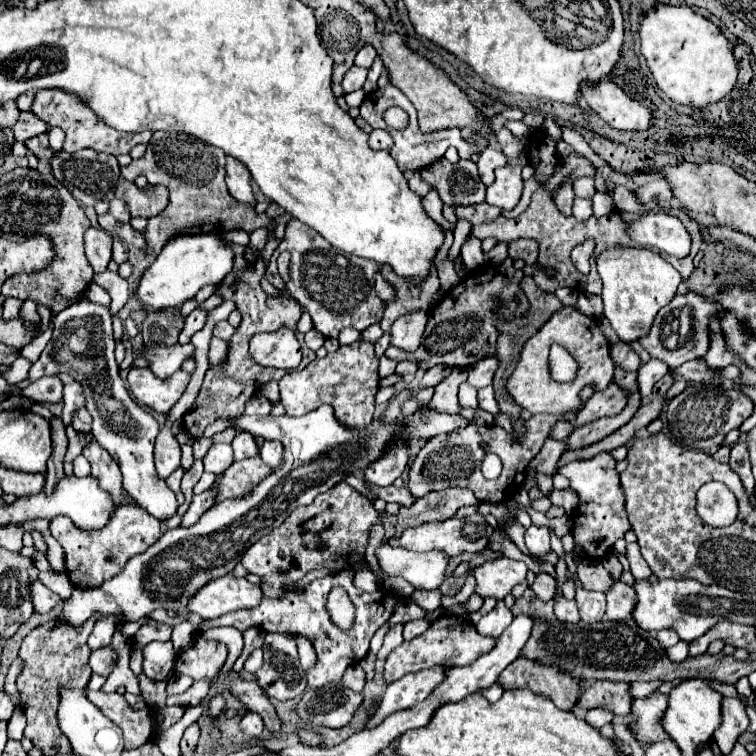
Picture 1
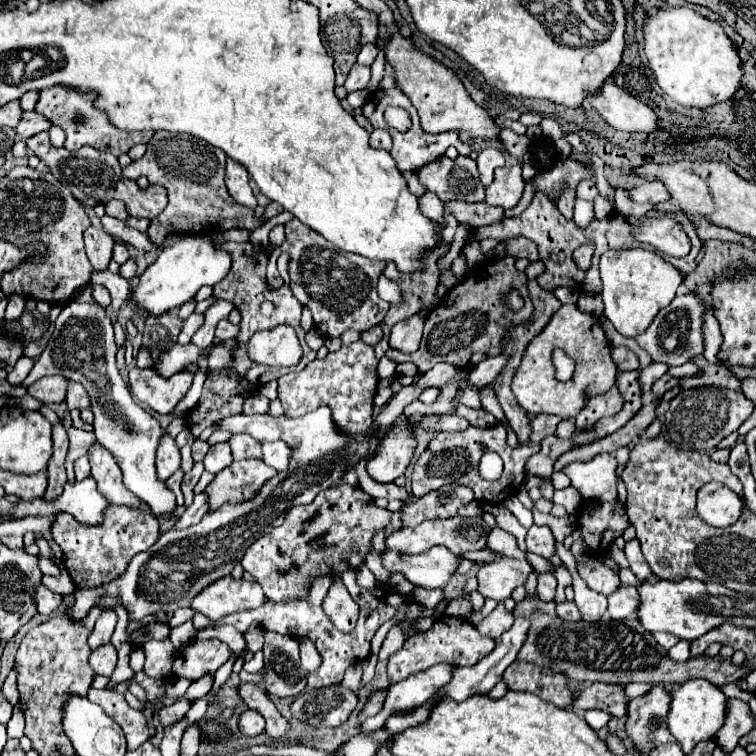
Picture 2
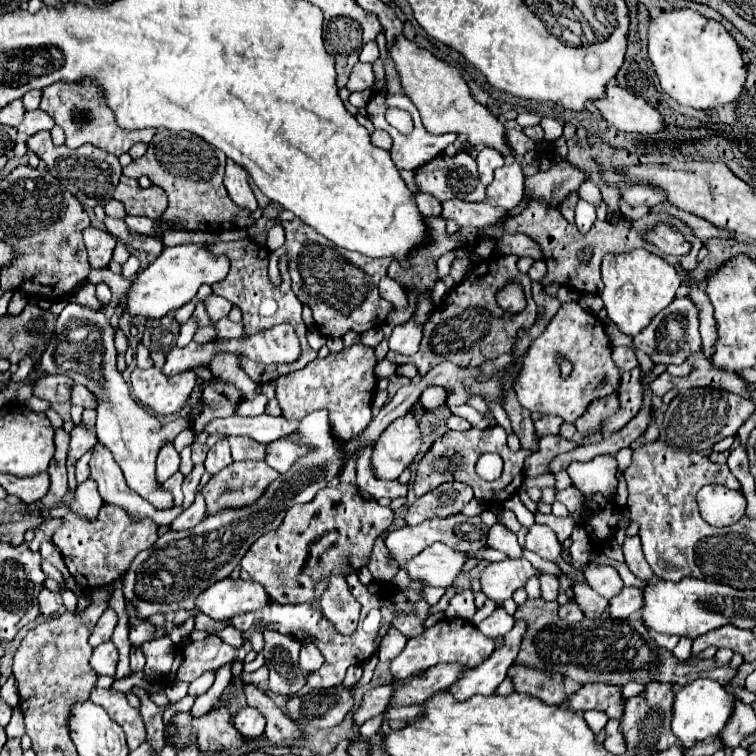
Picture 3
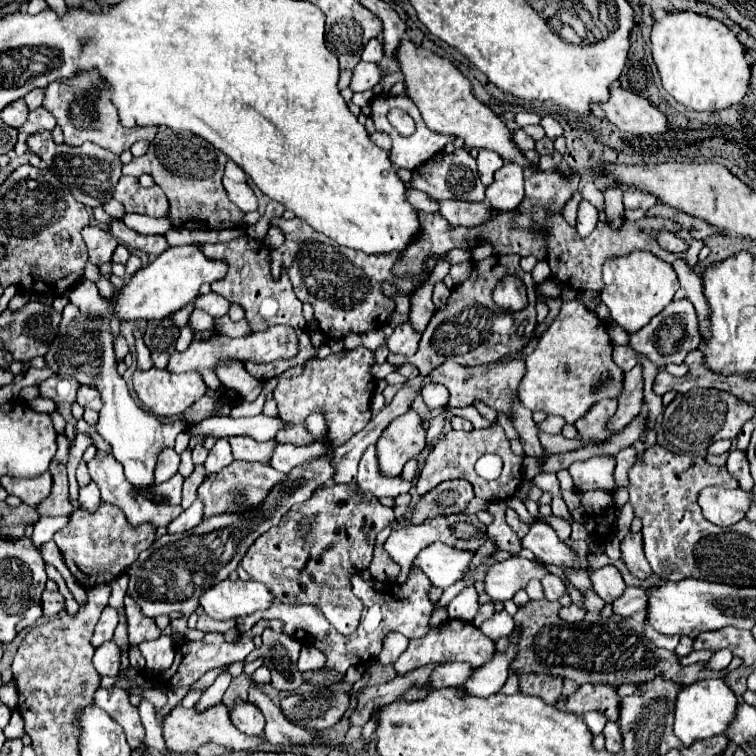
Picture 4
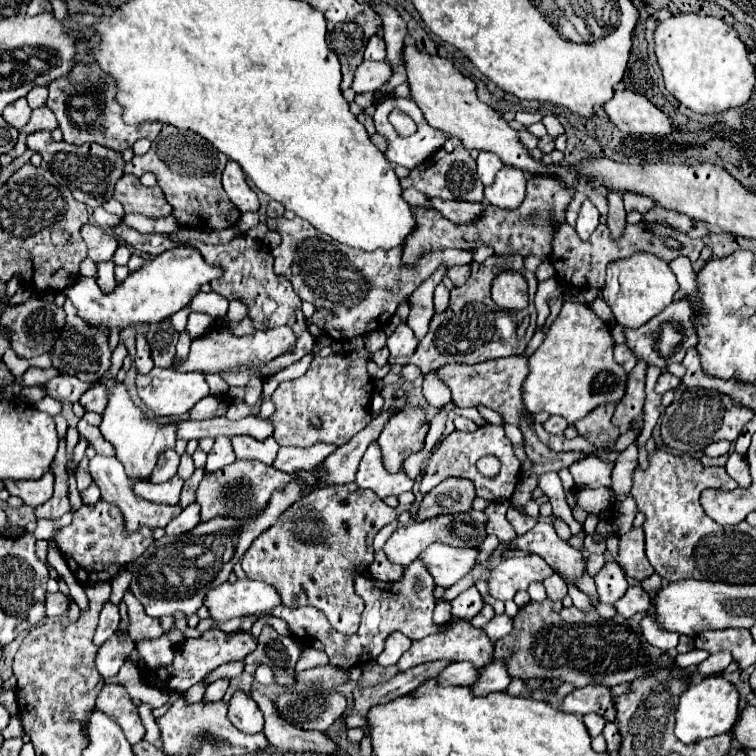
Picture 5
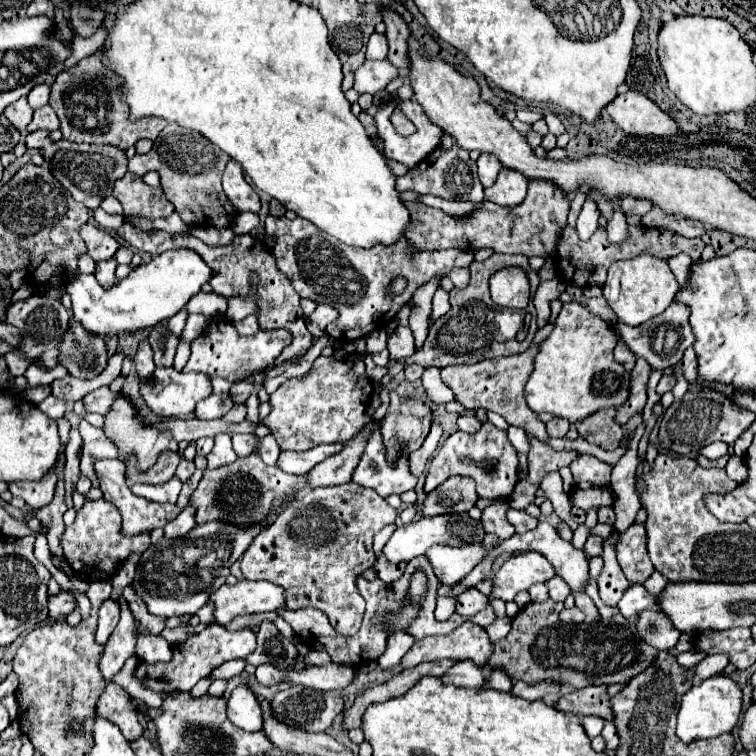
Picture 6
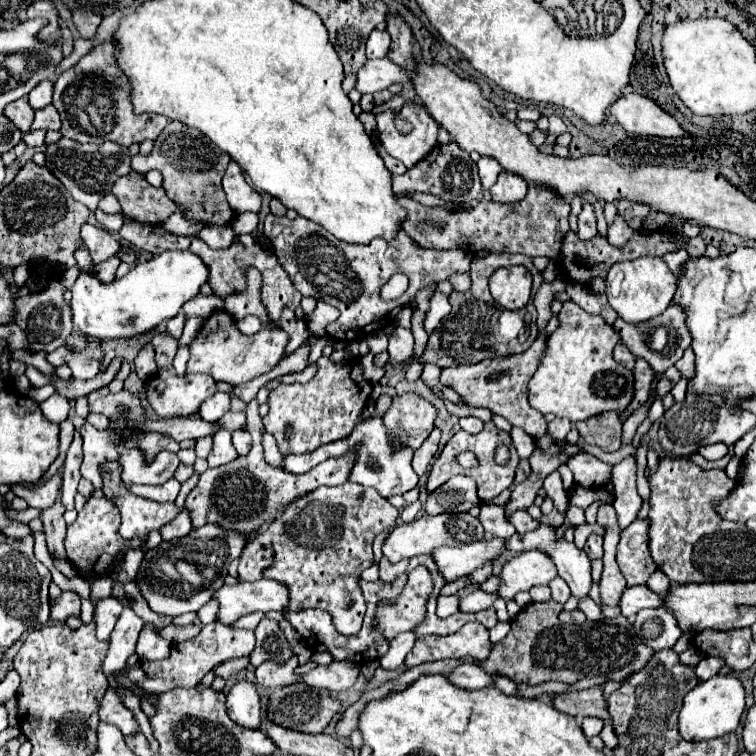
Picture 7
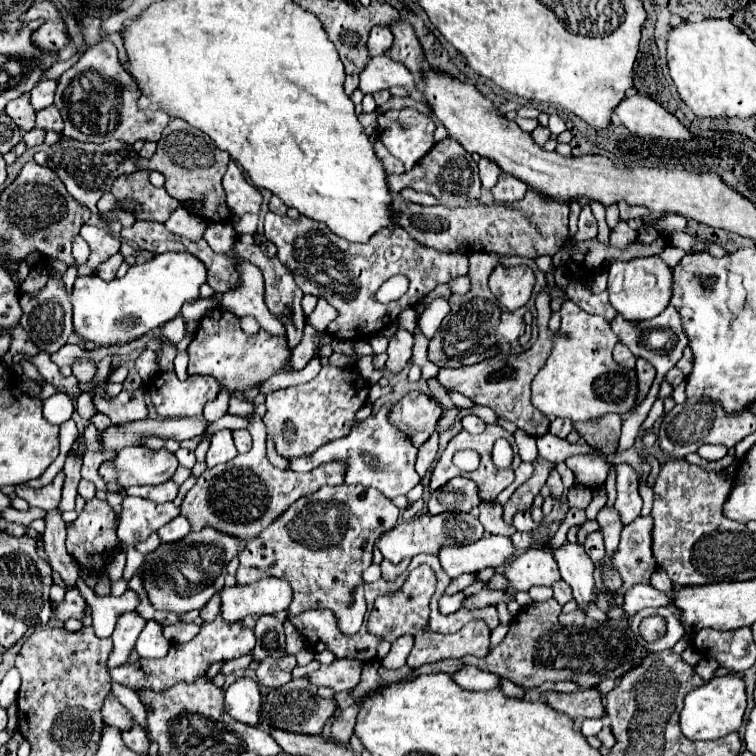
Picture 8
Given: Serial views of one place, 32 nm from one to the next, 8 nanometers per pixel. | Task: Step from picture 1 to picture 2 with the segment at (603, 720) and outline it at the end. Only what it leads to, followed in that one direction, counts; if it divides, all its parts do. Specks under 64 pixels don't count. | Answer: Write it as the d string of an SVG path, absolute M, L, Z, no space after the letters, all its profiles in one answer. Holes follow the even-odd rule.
M588 710L586 714L584 714L584 718L586 718L586 722L588 722L588 726L592 728L592 730L600 730L600 728L604 728L606 724L608 724L608 720L610 720L610 716L608 716L608 712L600 712L600 710Z

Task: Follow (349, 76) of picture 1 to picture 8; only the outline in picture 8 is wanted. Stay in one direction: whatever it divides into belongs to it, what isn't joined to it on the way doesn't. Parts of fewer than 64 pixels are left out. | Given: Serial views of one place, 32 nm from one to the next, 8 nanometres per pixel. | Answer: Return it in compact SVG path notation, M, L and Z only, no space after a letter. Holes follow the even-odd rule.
M386 54L372 58L368 66L362 70L358 88L364 94L374 94L378 90L388 90L392 86L404 86L408 90L414 90L416 80L402 62L396 62Z

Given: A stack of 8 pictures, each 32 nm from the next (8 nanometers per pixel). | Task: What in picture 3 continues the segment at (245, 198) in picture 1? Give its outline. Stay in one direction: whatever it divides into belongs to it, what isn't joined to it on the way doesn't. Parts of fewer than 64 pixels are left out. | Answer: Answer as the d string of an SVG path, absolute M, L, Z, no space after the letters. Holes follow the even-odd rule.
M228 160L226 164L226 176L224 176L224 186L228 190L228 196L240 206L246 208L250 212L254 212L258 208L254 192L248 184L248 174L242 166L238 166L234 160Z

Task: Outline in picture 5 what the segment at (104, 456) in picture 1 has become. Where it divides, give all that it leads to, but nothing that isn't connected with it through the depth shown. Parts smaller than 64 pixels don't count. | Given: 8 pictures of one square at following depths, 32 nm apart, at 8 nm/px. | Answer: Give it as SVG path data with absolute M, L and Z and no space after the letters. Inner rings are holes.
M94 456L90 460L90 474L94 478L94 482L98 484L100 492L102 492L102 500L114 504L120 508L120 512L124 514L124 526L128 532L138 532L140 528L160 528L166 526L172 518L176 518L180 514L180 506L172 506L172 504L156 504L150 500L144 500L140 496L136 496L132 492L132 486L128 482L128 478L124 478L124 464L118 458L104 458L104 456Z

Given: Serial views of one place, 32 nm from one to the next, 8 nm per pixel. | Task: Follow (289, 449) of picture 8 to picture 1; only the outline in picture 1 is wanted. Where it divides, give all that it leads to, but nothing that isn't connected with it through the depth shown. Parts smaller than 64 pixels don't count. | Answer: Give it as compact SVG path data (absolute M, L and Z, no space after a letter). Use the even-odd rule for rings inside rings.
M356 340L350 346L340 346L334 354L326 354L322 360L312 360L304 370L288 372L280 378L280 402L288 416L304 416L316 410L320 404L330 404L340 424L348 428L366 428L374 414L374 396L378 392L378 358L374 346L364 340Z

